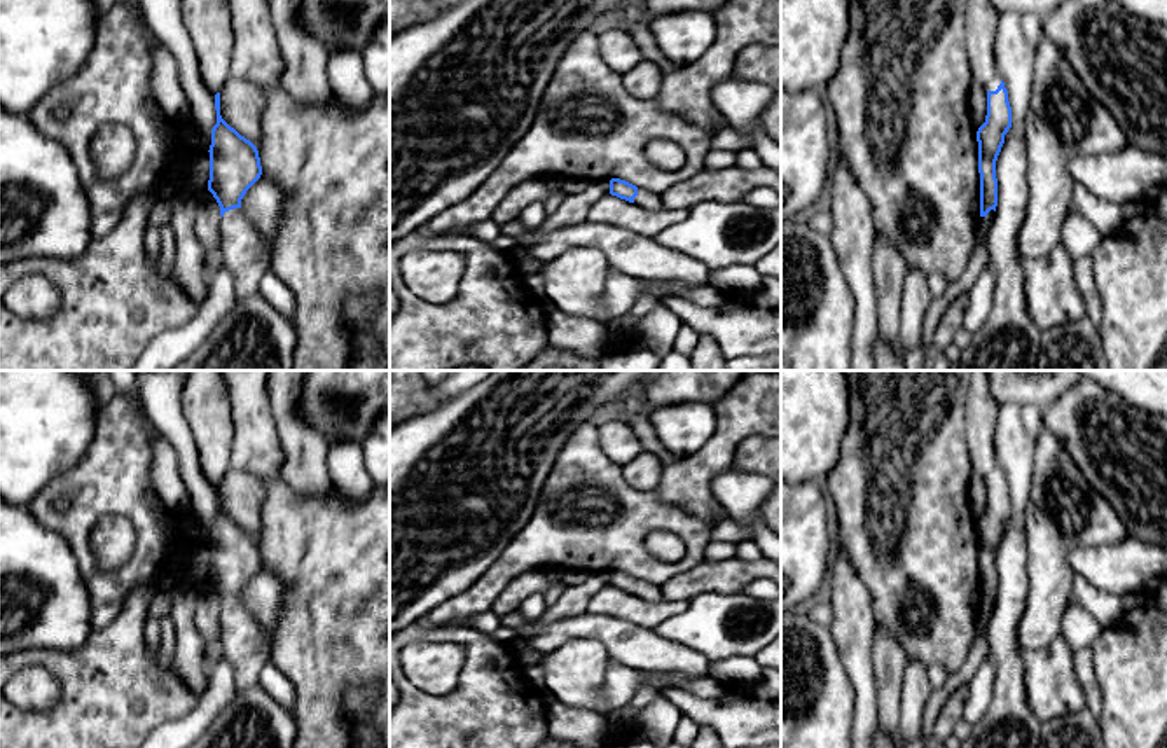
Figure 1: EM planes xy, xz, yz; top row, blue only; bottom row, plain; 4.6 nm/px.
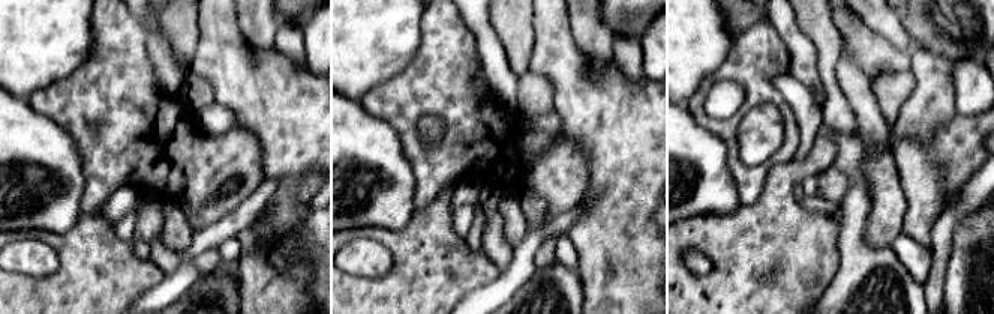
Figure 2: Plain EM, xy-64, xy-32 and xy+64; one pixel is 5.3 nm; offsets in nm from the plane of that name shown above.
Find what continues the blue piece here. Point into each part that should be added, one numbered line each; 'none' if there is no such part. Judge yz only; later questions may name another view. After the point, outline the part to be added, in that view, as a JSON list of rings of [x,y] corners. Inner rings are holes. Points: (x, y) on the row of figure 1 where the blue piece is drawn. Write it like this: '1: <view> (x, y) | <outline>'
1: yz (980, 16) | [[[970,0],[966,7],[966,54],[973,80],[985,91],[996,91],[1001,84],[994,63],[994,35],[998,26],[998,10],[991,0]]]
2: yz (984, 224) | [[[994,210],[989,211],[989,217],[987,218],[982,218],[978,220],[978,229],[977,229],[977,239],[980,241],[985,241],[989,239],[989,231],[992,227],[992,222],[994,222]]]

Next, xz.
1: xz (650, 201) | [[[638,189],[638,196],[634,197],[634,204],[641,206],[648,211],[660,211],[664,208],[659,194],[653,194],[653,192],[648,192],[643,189]]]

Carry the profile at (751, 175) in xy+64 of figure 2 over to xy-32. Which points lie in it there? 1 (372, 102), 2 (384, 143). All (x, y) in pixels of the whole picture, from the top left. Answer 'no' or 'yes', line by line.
1: yes
2: no

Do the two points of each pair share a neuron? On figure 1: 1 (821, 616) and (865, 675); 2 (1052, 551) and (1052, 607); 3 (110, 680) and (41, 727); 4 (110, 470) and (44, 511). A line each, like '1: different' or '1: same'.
1: different
2: same
3: same
4: same

